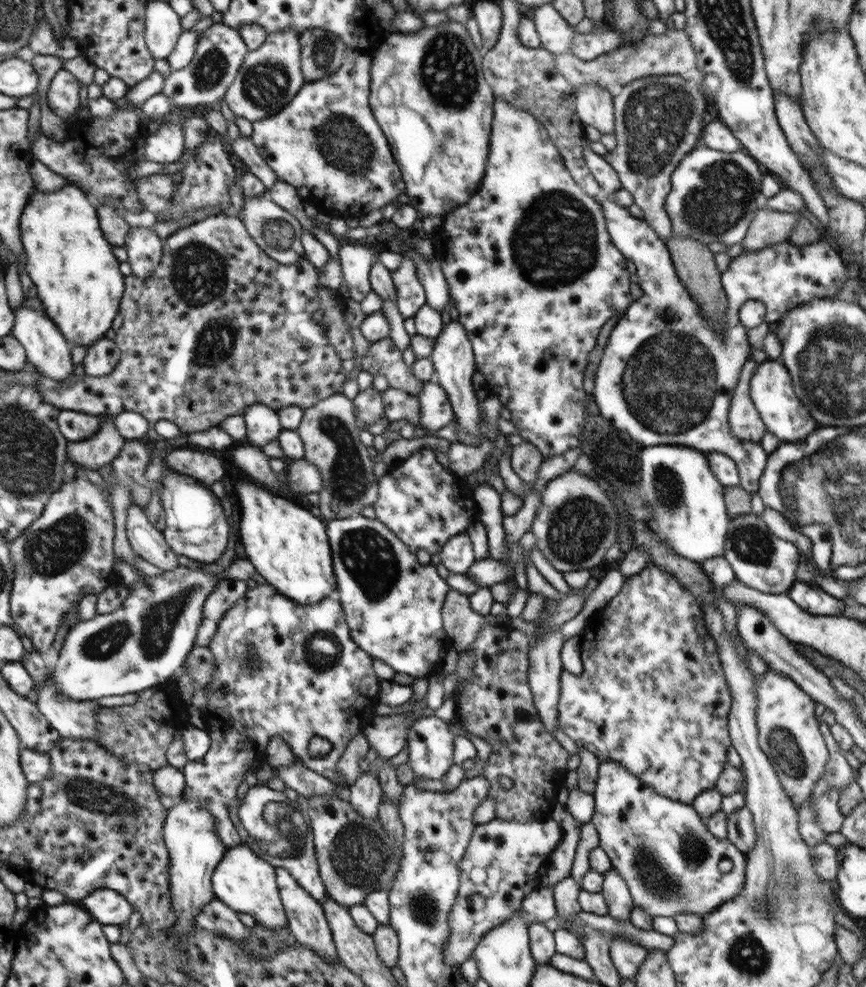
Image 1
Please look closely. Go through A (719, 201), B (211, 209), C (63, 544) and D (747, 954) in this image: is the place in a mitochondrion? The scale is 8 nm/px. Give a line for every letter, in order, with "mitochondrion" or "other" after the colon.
A: mitochondrion
B: other
C: mitochondrion
D: mitochondrion

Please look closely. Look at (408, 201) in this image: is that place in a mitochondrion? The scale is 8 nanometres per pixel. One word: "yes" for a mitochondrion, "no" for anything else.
no

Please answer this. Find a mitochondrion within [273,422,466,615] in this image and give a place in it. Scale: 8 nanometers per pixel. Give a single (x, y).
(369, 559)

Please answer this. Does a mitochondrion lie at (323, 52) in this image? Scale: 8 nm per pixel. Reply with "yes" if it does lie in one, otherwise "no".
yes

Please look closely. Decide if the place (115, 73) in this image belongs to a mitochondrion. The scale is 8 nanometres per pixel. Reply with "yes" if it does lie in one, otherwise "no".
no

